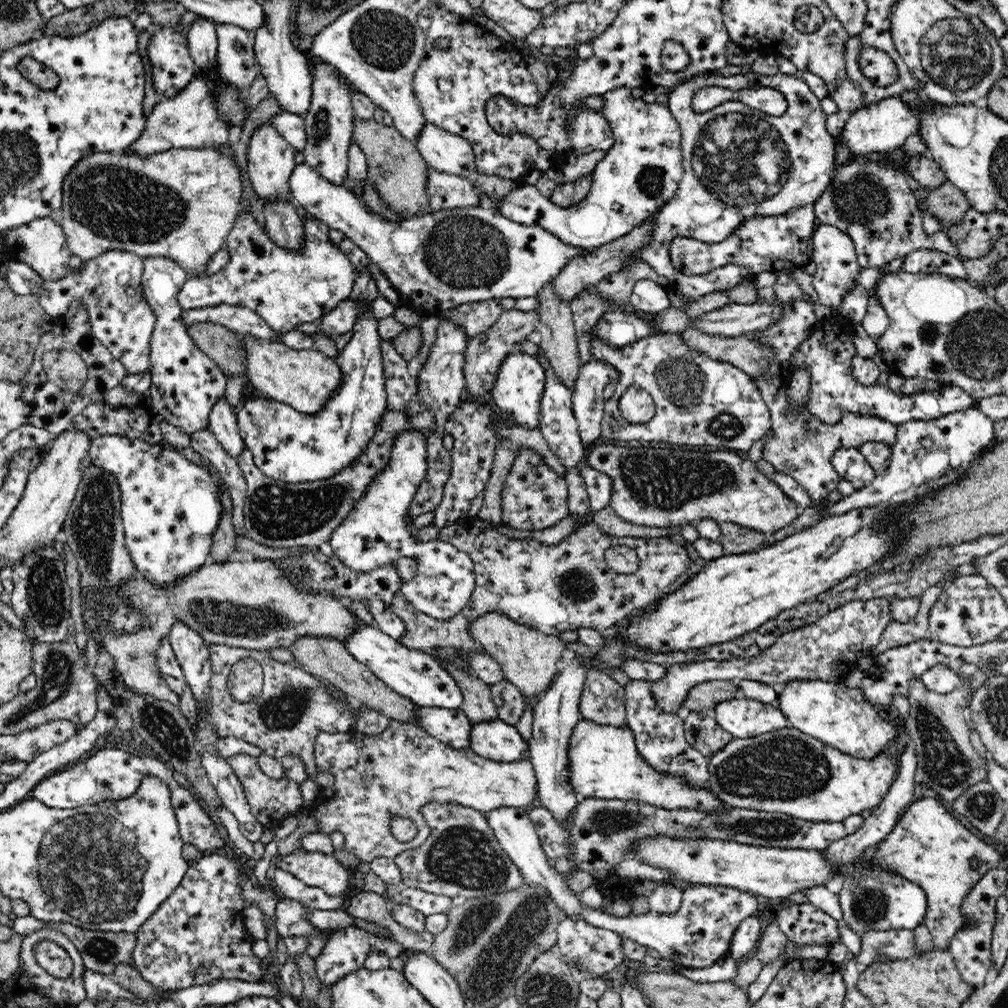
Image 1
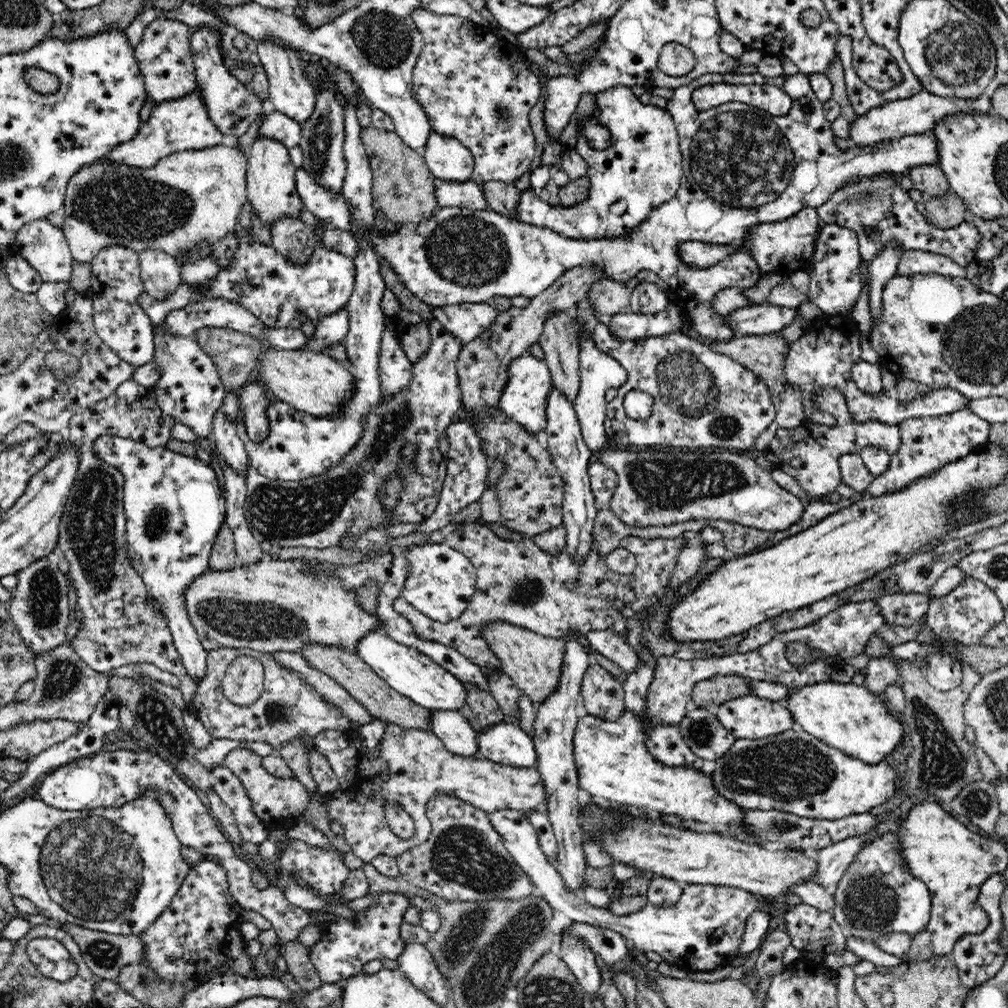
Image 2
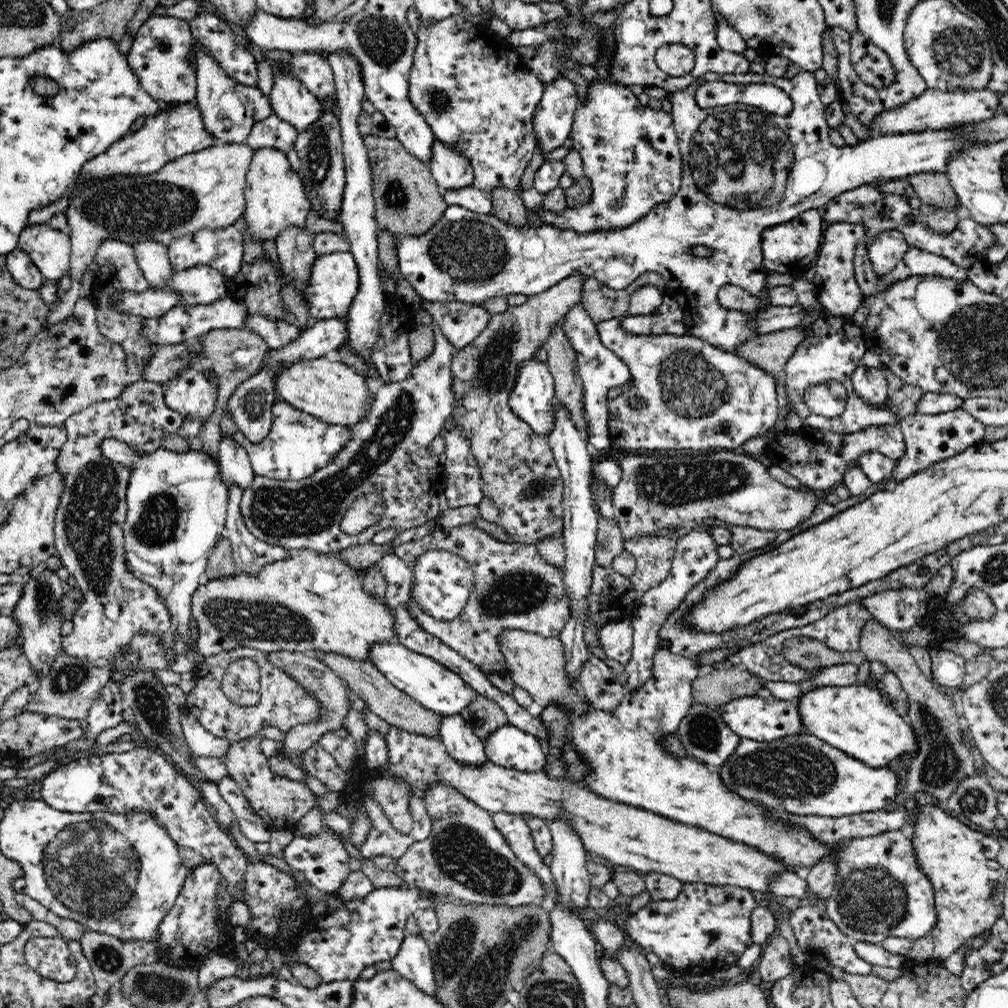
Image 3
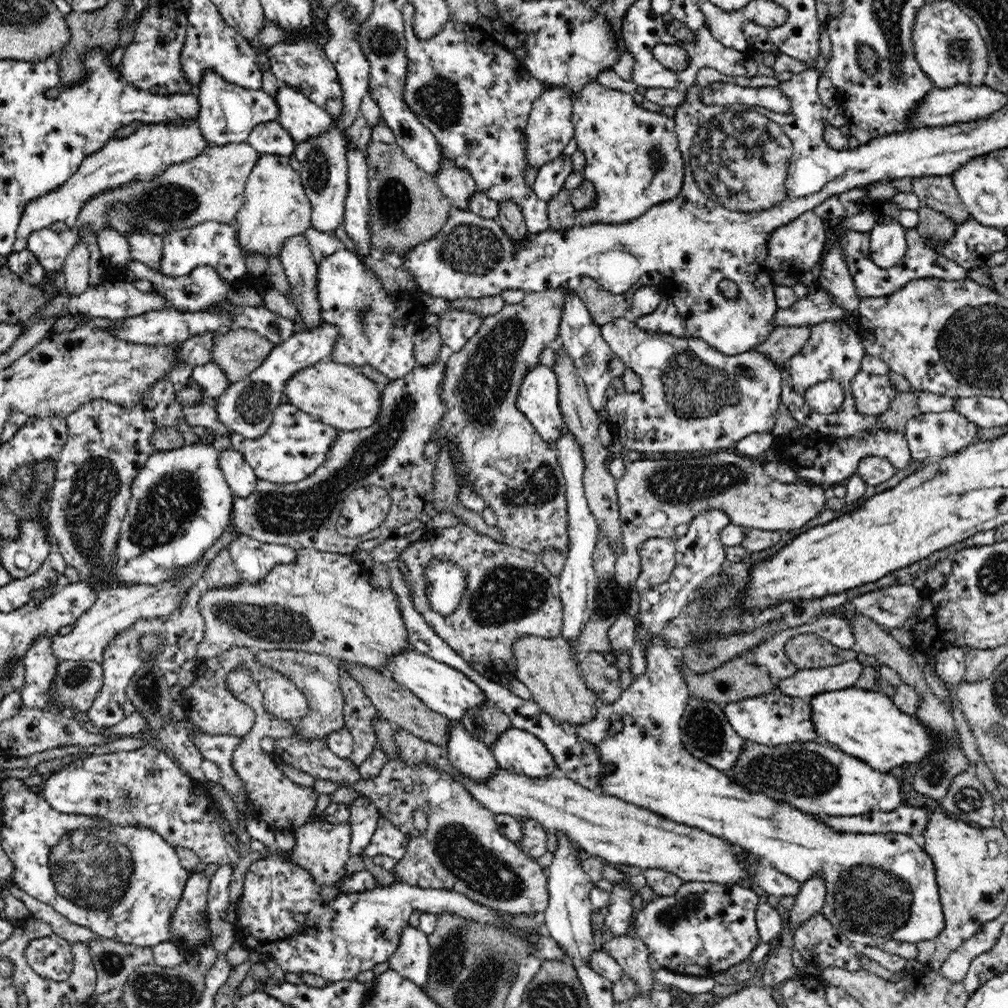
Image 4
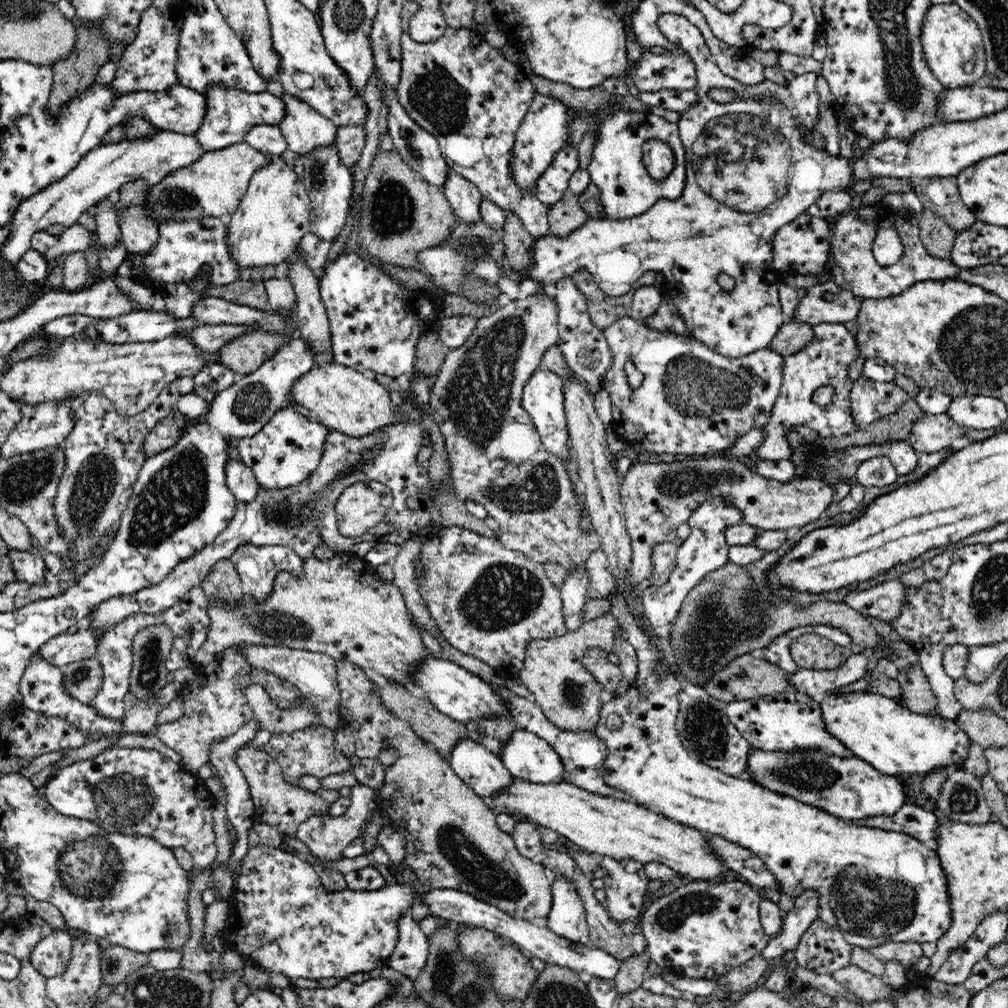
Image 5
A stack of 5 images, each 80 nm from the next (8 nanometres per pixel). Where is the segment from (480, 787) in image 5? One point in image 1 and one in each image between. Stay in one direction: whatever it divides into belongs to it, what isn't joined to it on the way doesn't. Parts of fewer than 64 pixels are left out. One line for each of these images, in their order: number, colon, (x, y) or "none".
1: (451, 726)
2: (451, 727)
3: (462, 744)
4: (473, 759)

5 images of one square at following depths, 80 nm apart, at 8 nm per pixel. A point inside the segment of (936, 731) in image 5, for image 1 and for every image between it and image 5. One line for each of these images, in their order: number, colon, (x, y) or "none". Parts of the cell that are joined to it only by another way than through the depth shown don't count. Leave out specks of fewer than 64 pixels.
1: (841, 717)
2: (848, 717)
3: (860, 720)
4: (866, 724)

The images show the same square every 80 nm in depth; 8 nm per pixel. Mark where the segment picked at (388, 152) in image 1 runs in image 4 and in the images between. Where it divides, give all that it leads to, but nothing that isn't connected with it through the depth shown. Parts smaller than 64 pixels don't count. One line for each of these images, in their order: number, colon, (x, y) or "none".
2: (404, 187)
3: (407, 200)
4: (407, 207)

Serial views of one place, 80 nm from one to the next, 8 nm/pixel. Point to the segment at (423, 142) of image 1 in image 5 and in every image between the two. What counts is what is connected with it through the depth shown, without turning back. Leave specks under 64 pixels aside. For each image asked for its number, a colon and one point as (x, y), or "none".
2: (450, 161)
3: (451, 171)
4: (454, 182)
5: (464, 197)

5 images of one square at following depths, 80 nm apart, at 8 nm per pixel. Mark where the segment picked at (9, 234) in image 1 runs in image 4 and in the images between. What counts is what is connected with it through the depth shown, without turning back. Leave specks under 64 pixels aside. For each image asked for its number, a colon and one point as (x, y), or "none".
2: (43, 245)
3: (49, 248)
4: (51, 248)

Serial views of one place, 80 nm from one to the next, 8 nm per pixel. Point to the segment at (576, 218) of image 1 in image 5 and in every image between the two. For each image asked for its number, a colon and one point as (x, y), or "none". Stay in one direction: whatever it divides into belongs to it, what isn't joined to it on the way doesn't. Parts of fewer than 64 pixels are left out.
2: (643, 166)
3: (630, 153)
4: (618, 138)
5: (616, 167)

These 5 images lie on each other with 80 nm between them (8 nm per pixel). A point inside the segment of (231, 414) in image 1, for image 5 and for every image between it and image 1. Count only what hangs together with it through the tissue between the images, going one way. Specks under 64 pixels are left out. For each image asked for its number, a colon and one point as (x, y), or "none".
2: (229, 445)
3: (234, 463)
4: (240, 476)
5: (241, 480)

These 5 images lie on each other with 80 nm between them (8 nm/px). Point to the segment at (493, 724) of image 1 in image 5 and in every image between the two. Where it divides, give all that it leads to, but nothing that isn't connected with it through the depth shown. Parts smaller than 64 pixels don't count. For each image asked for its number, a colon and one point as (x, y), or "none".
2: (507, 744)
3: (509, 746)
4: (516, 750)
5: (526, 755)

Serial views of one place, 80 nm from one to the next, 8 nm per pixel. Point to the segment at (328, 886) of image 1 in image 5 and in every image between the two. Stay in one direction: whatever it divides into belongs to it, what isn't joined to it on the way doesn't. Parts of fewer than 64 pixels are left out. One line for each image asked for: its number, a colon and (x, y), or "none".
2: (323, 869)
3: (323, 860)
4: (322, 848)
5: (326, 837)

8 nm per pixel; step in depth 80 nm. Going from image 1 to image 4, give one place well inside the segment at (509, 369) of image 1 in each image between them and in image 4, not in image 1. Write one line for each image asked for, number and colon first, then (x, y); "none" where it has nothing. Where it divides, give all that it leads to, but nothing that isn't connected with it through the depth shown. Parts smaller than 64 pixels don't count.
2: (524, 397)
3: (532, 399)
4: (538, 398)

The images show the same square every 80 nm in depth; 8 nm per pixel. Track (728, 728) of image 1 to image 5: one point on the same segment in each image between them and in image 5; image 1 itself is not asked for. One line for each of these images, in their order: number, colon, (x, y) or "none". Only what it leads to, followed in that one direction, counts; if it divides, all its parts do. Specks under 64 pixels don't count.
2: (747, 717)
3: (762, 717)
4: (775, 718)
5: (785, 721)

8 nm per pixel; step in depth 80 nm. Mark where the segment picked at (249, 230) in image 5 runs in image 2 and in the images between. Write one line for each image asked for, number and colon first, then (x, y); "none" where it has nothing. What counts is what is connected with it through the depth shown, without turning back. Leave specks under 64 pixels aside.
2: (271, 185)
3: (275, 198)
4: (274, 207)

